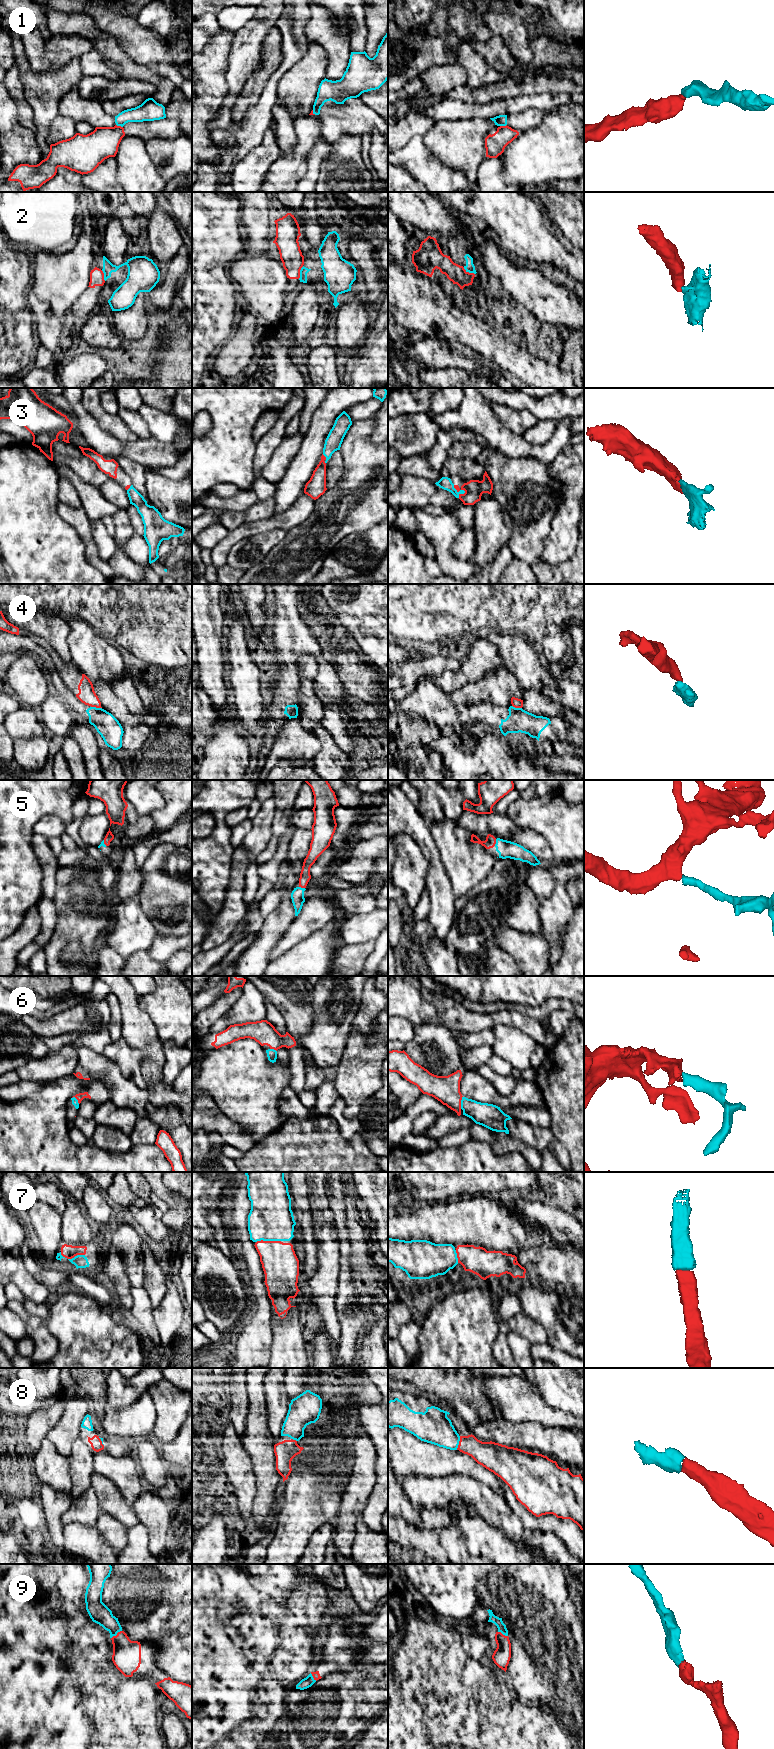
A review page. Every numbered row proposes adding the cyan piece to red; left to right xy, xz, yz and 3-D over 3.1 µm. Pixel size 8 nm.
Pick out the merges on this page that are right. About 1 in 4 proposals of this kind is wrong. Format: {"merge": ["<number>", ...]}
{"merge": ["3", "5", "6", "7", "8", "9"]}

